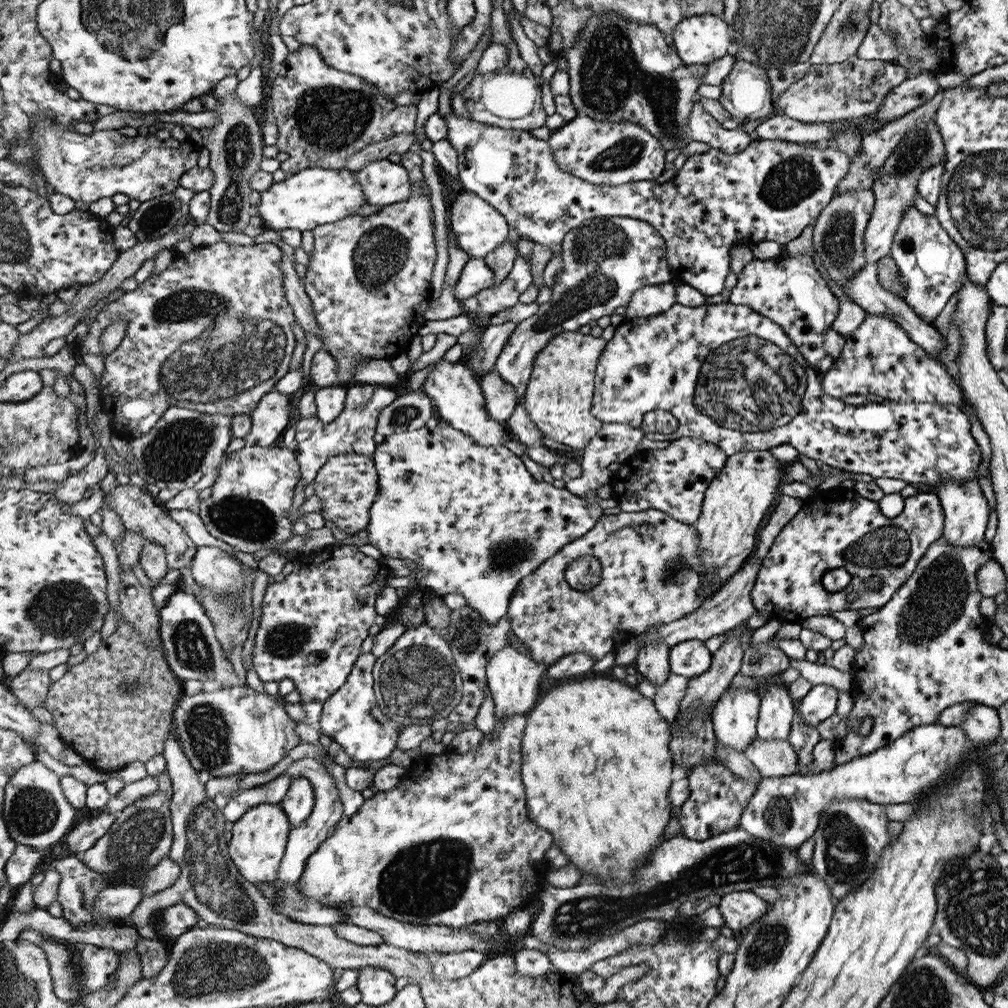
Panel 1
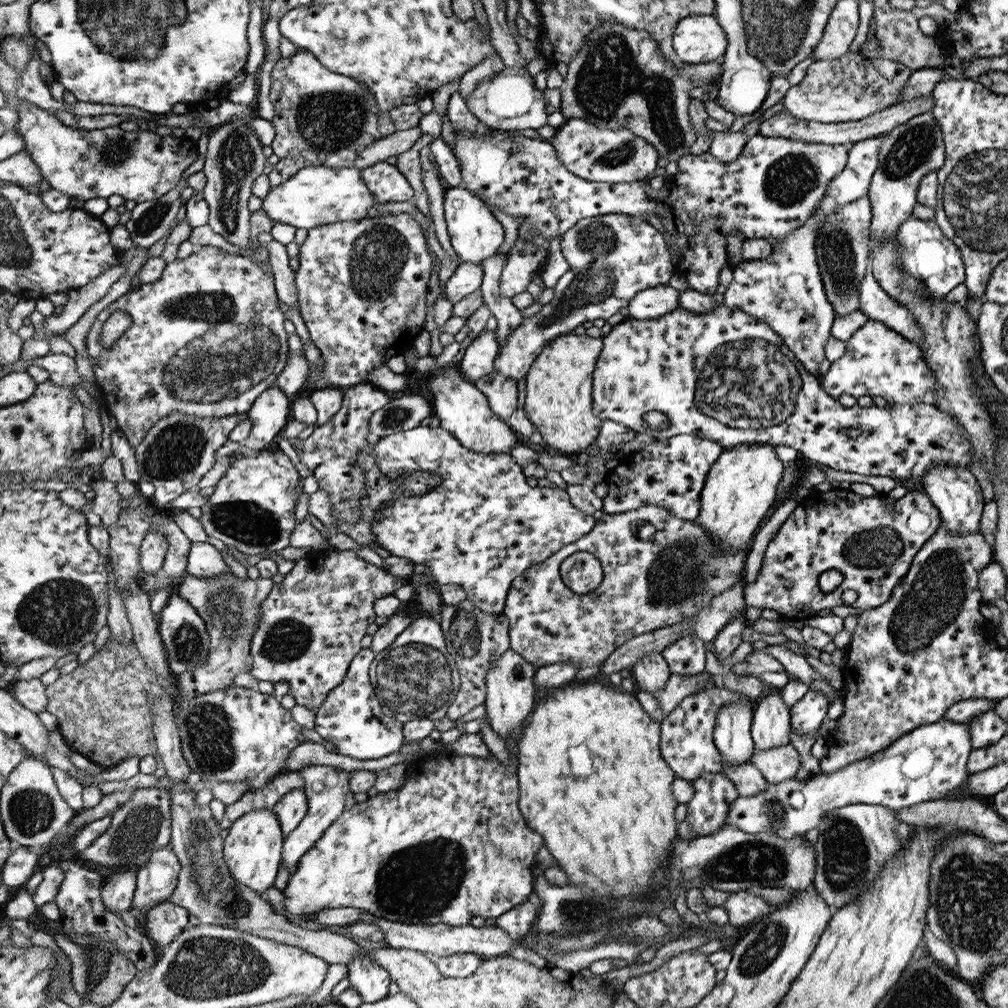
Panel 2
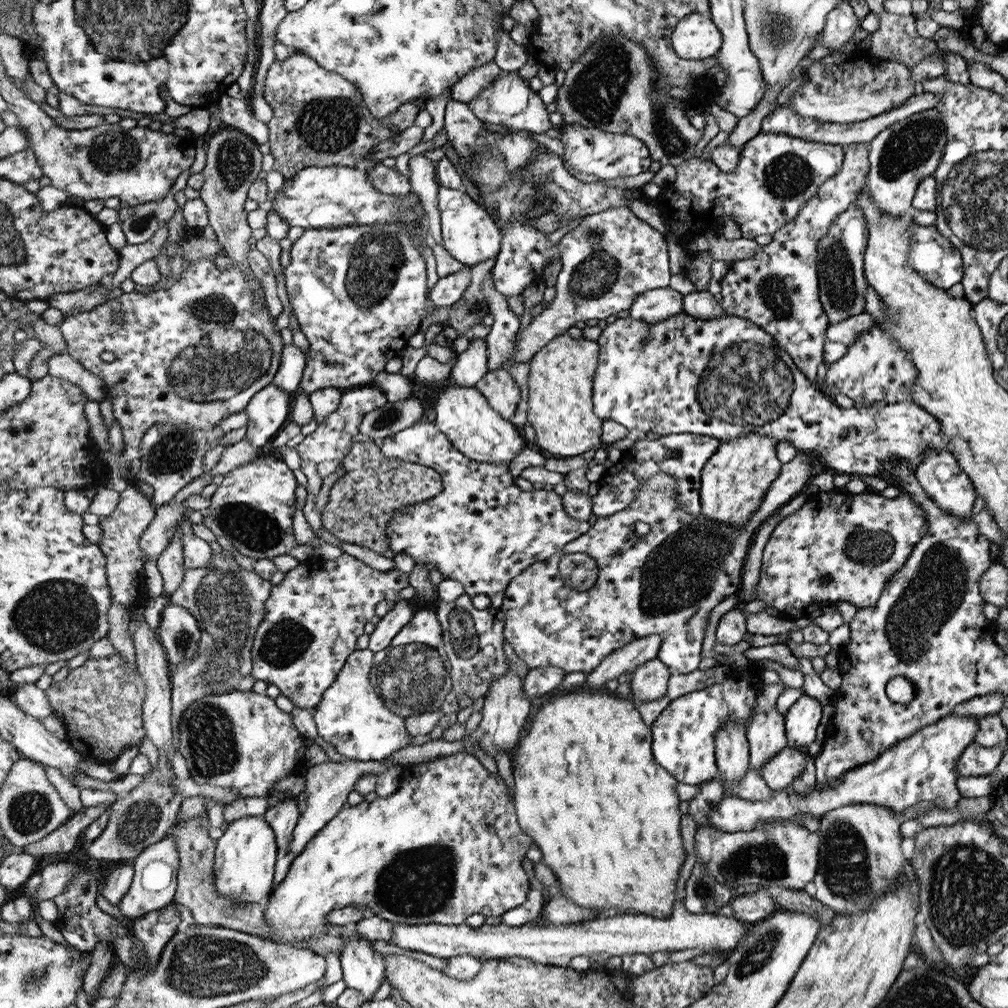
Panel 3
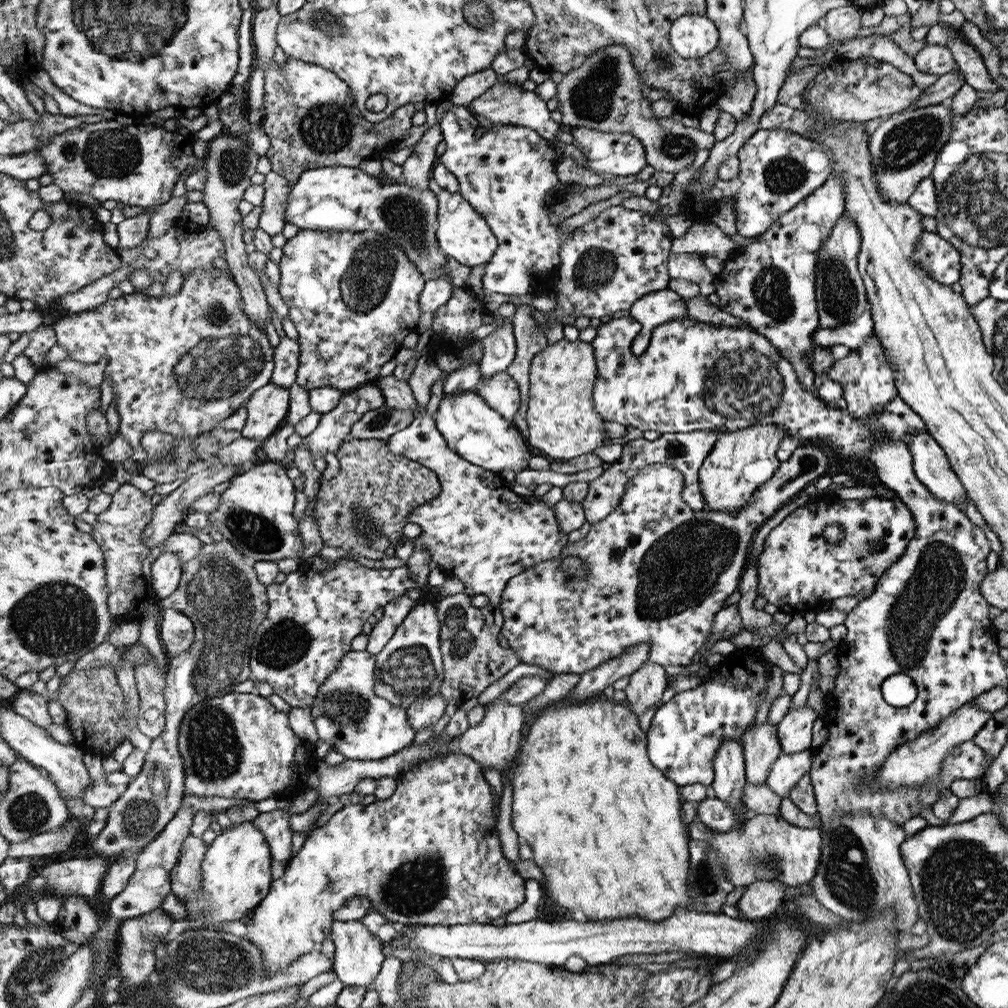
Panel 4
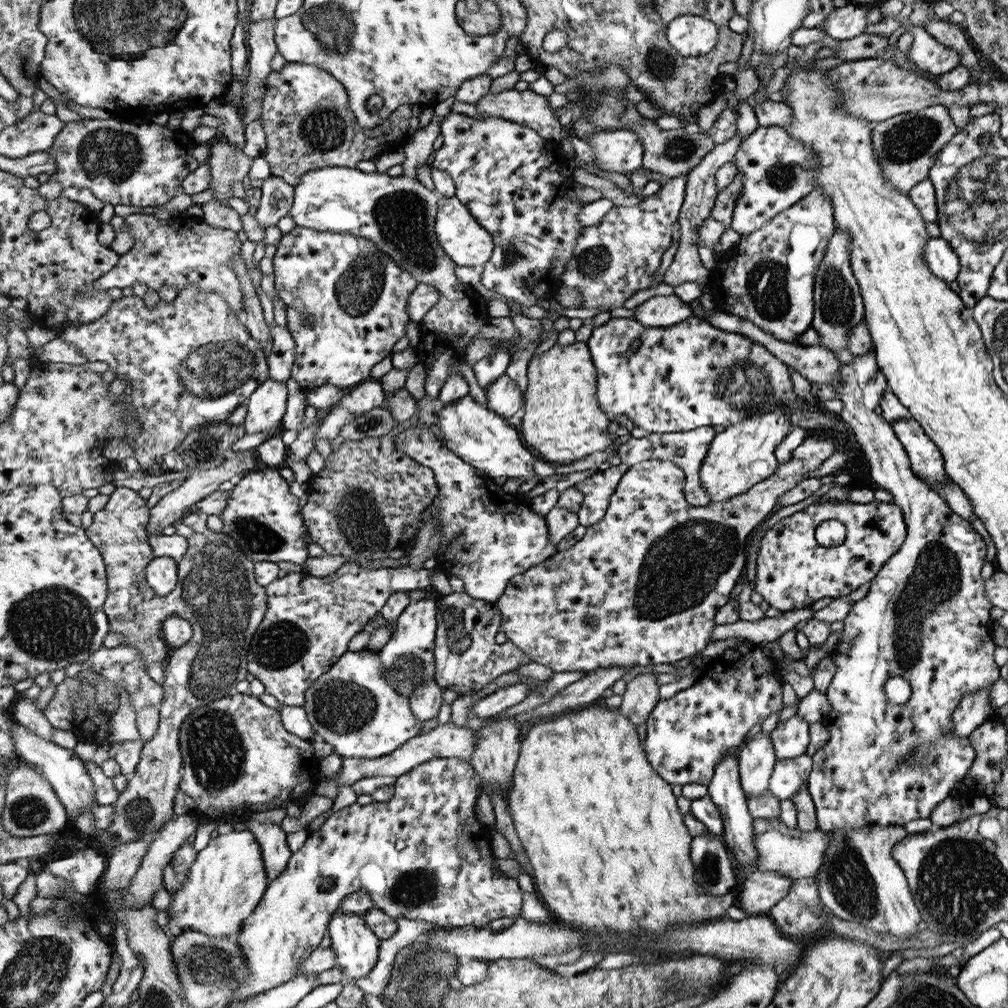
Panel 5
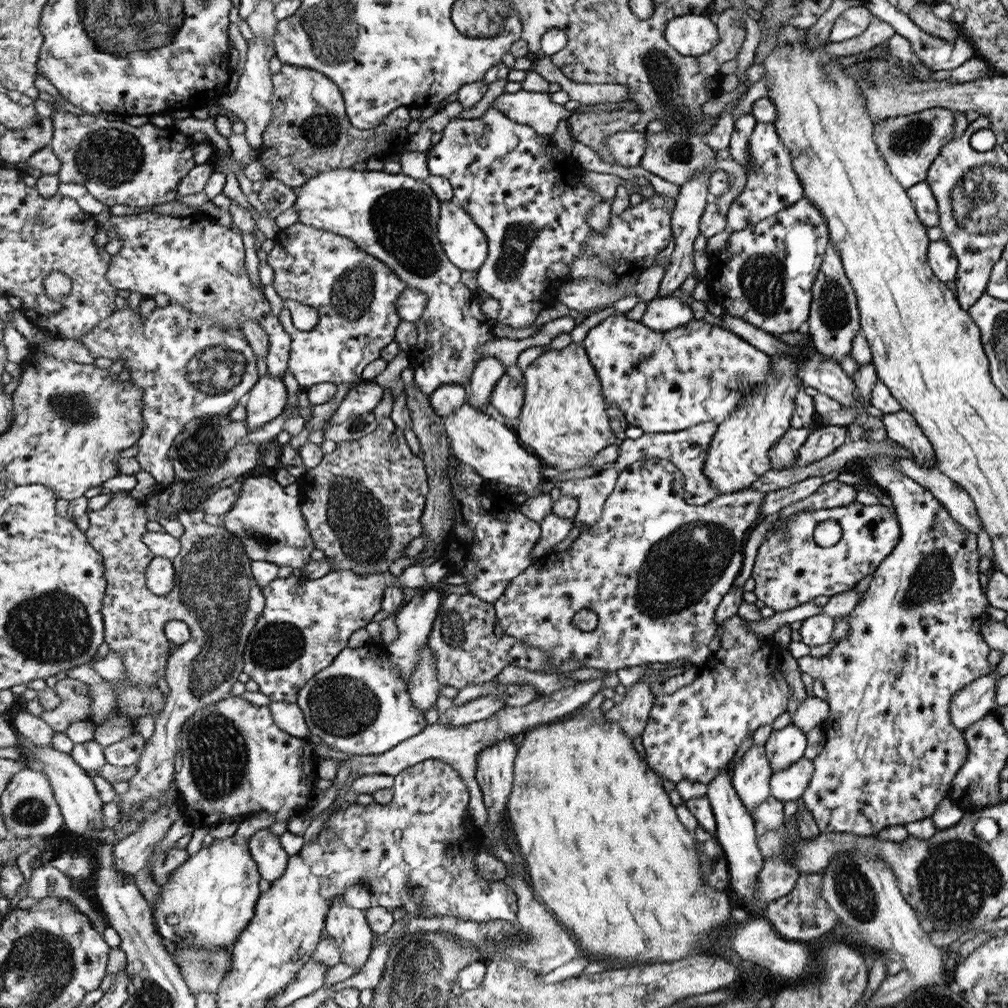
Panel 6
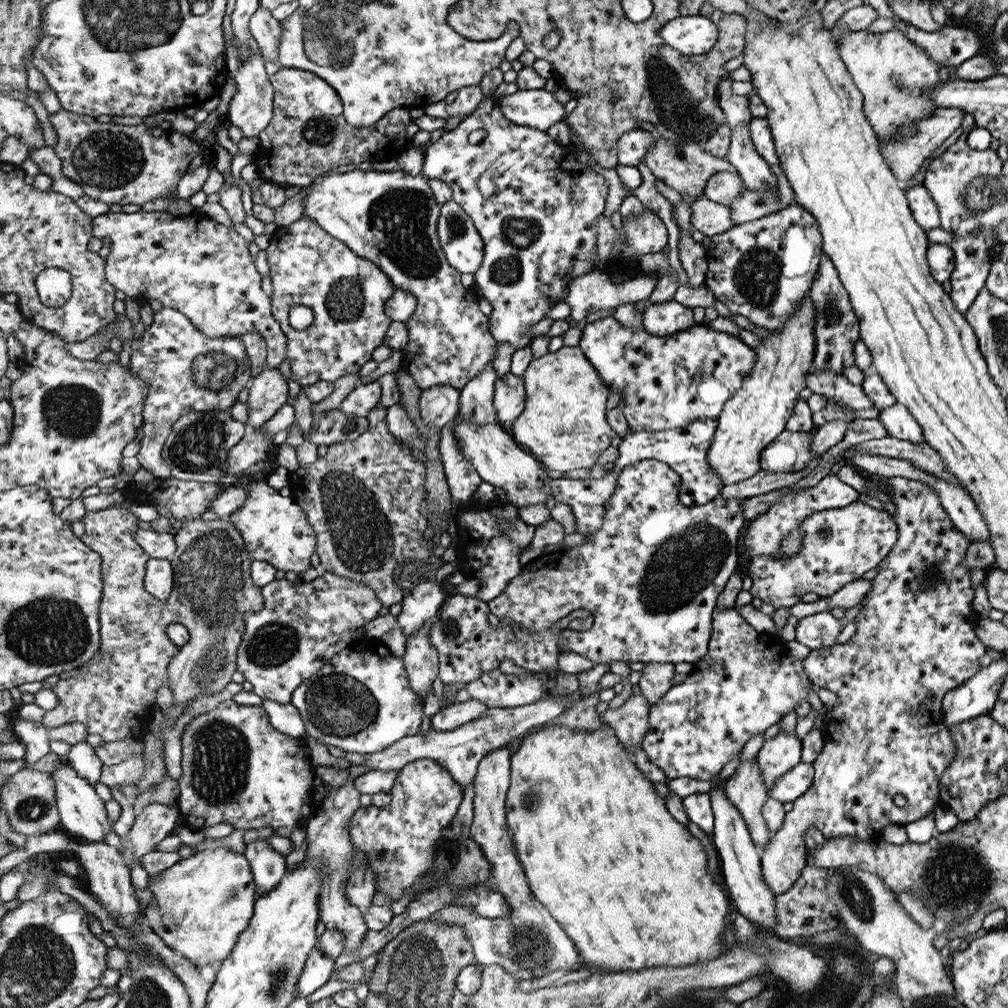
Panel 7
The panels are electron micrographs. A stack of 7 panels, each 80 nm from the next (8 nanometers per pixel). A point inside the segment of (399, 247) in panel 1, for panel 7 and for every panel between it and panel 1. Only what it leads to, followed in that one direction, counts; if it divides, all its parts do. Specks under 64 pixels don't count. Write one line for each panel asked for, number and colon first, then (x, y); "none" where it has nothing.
2: (361, 285)
3: (358, 292)
4: (352, 296)
5: (358, 298)
6: (356, 295)
7: (308, 267)

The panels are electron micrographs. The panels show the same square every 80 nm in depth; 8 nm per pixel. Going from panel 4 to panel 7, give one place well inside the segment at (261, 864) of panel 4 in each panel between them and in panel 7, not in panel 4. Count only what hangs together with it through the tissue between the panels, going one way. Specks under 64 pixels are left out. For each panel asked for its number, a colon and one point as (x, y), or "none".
5: (225, 885)
6: (208, 902)
7: (200, 907)

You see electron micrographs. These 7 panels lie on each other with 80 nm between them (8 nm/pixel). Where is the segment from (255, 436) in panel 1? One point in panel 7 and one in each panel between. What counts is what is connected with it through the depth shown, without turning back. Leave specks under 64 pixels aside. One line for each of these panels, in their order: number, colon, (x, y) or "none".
2: (271, 409)
3: (267, 412)
4: (266, 409)
5: (265, 408)
6: (268, 398)
7: (268, 393)

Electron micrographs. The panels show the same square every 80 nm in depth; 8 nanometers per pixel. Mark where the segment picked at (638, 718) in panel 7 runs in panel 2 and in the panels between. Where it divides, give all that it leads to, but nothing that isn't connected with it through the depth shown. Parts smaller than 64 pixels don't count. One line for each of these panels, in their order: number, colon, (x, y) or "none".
2: (651, 673)
3: (648, 682)
4: (646, 686)
5: (641, 695)
6: (632, 711)

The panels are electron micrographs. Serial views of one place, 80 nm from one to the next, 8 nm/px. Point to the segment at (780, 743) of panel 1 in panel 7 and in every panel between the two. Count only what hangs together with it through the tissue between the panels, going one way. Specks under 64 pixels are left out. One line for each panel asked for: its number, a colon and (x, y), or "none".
2: (779, 764)
3: (781, 770)
4: (788, 769)
5: (789, 775)
6: (789, 783)
7: (792, 784)

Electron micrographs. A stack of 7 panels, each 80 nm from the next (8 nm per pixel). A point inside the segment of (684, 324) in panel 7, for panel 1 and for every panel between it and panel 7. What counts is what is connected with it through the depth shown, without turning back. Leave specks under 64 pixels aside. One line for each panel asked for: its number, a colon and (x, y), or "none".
1: (649, 301)
2: (651, 303)
3: (653, 306)
4: (655, 308)
5: (659, 311)
6: (662, 314)

